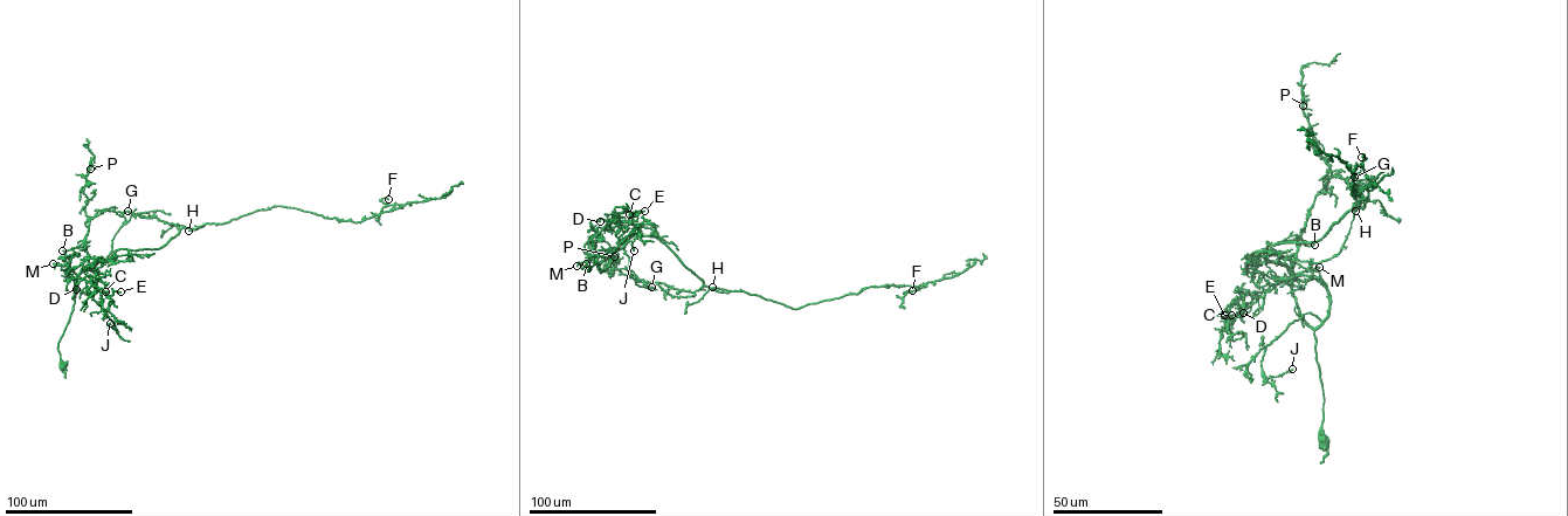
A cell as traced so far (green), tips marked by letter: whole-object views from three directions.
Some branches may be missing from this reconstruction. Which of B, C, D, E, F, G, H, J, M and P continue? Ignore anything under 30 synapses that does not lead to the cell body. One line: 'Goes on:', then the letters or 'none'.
Goes on: H

